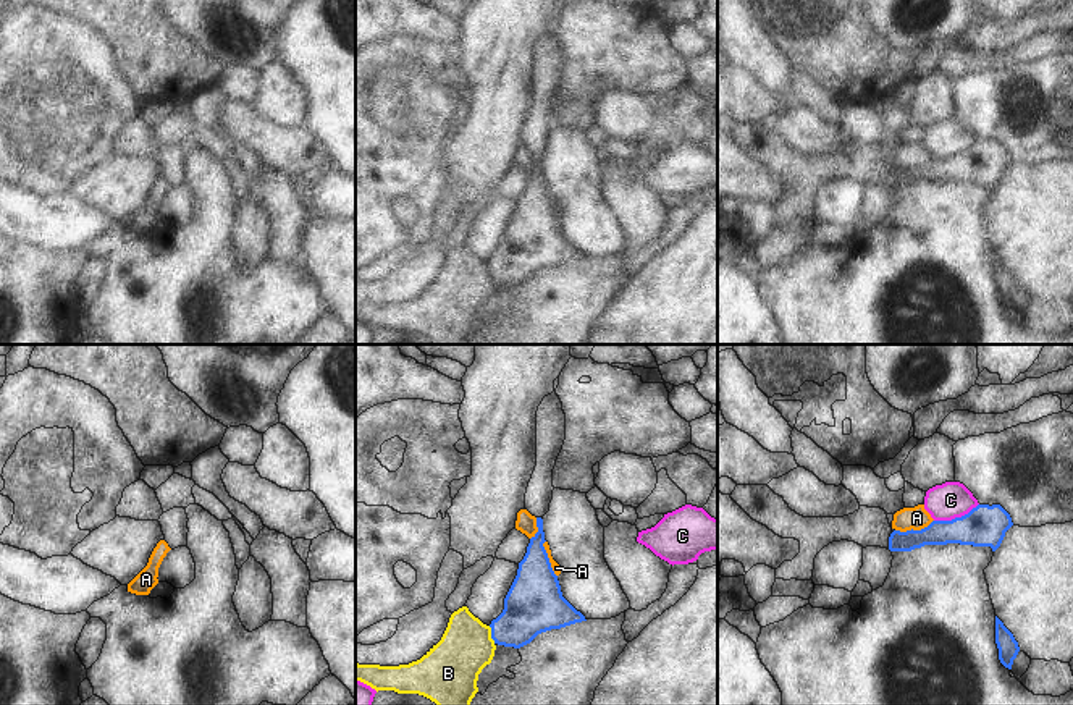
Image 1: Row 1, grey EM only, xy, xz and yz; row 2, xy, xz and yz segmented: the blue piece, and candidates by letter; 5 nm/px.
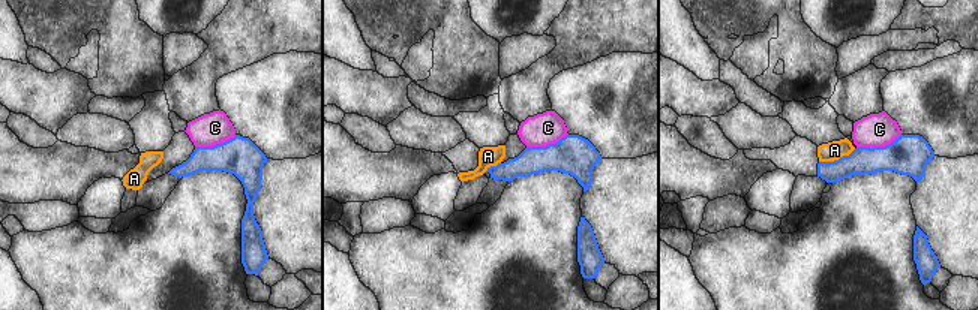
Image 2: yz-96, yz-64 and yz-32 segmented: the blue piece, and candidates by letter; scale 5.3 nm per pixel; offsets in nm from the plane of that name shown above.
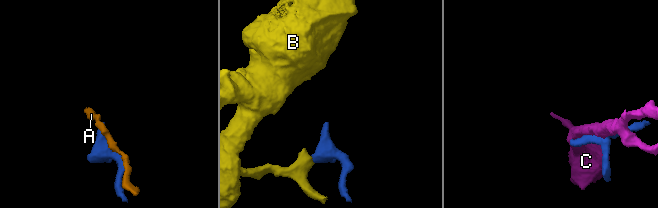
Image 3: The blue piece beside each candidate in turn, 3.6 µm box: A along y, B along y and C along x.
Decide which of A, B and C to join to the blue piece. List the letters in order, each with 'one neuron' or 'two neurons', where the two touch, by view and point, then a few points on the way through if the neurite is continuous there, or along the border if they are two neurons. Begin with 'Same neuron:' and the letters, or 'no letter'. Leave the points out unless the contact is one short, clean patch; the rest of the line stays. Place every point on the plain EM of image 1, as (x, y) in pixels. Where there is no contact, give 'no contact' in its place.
Same neuron: no letter
A: two neurons; contact yz (912, 167)
B: two neurons; contact xz (492, 272); border xz (488, 264), (490, 275), (495, 280)
C: two neurons; contact yz (955, 156)

